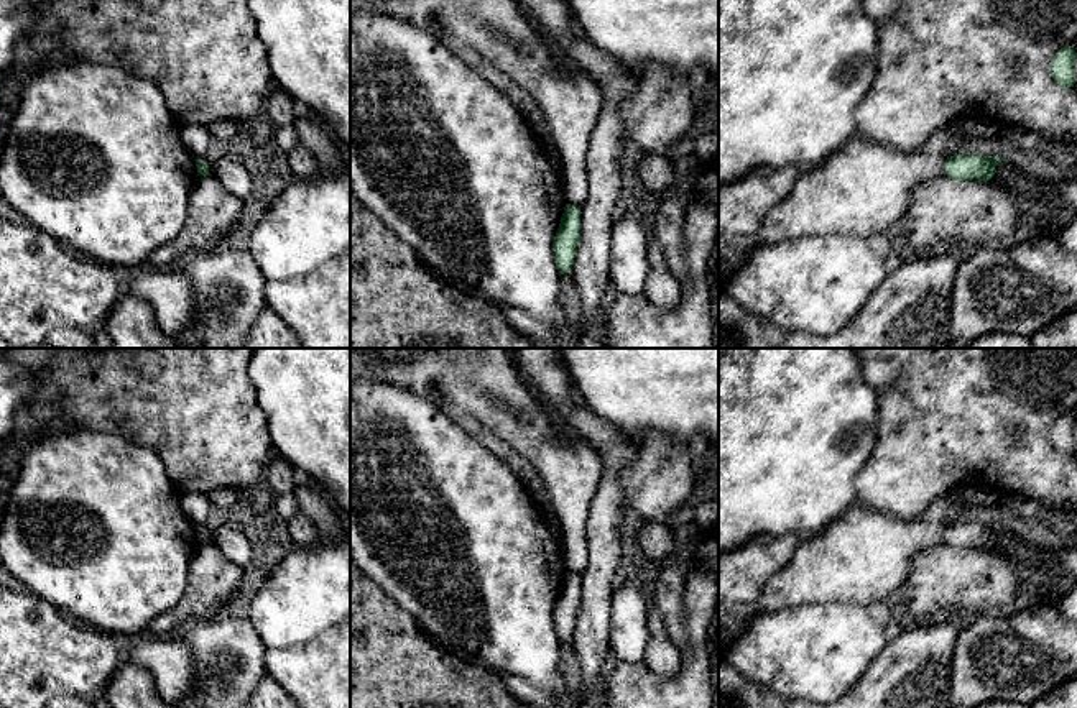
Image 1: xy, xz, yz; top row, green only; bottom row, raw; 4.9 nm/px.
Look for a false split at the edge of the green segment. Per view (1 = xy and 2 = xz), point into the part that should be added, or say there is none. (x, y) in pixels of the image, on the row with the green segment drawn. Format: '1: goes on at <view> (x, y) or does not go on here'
1: does not go on here
2: does not go on here

